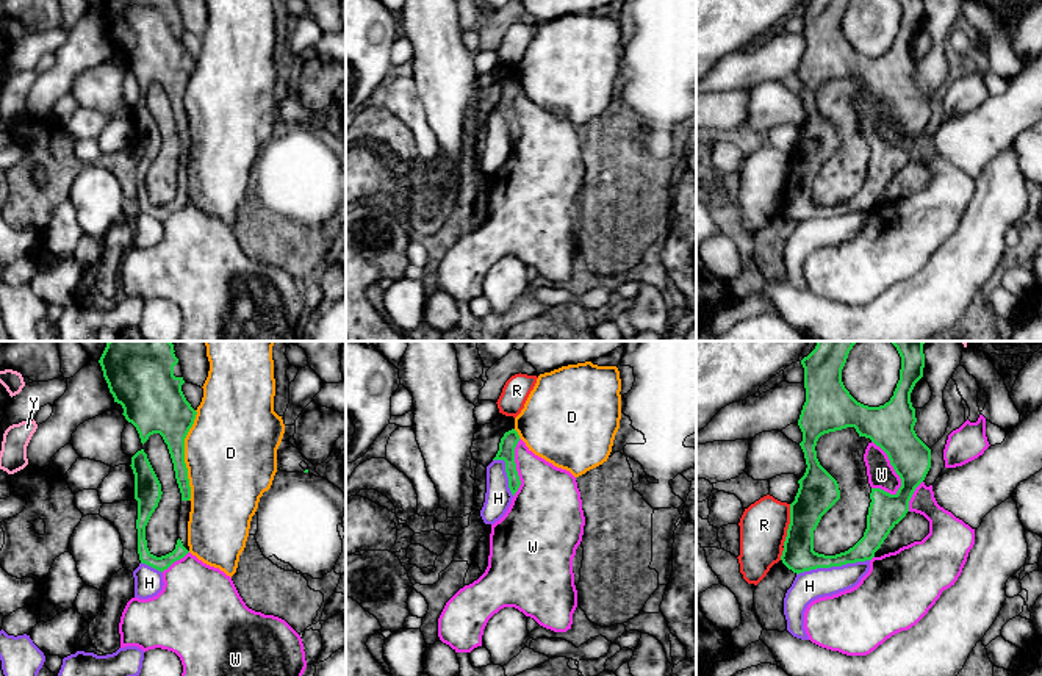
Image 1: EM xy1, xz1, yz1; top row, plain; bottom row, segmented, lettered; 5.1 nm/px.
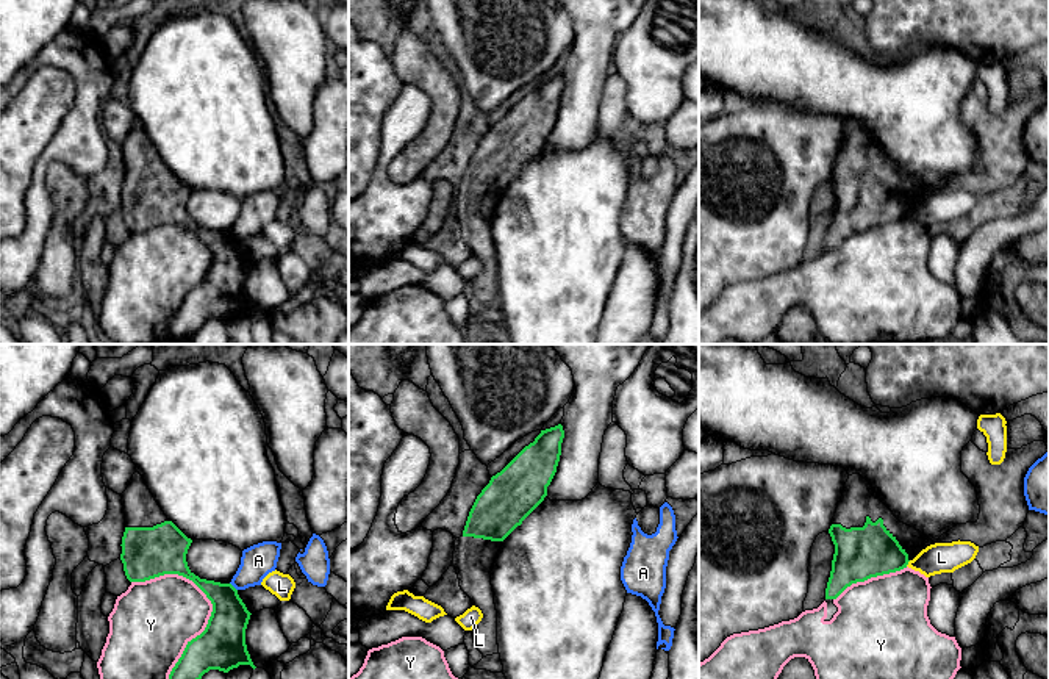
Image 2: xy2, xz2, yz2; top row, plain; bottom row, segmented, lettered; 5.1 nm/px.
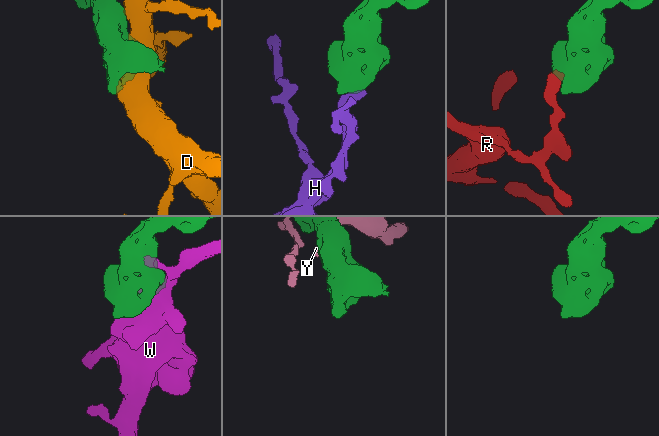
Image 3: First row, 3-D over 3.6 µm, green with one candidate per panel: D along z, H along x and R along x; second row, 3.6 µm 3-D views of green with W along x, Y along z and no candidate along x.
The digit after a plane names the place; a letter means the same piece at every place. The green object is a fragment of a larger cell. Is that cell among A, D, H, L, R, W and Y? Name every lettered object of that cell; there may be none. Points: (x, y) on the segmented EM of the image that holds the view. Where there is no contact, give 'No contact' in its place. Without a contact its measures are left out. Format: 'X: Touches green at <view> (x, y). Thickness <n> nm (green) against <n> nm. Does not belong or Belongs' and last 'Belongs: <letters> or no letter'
A: Touches green at xy2 (233, 587). Thickness 200 nm (green) against 170 nm. Does not belong
D: Touches green at xy1 (183, 456). Thickness 240 nm (green) against 480 nm. Does not belong
H: Touches green at yz1 (833, 565). Thickness 170 nm (green) against 160 nm. Does not belong
L: Touches green at yz2 (907, 564). Thickness 280 nm (green) against 160 nm. Does not belong
R: Touches green at yz1 (789, 524). Thickness 200 nm (green) against 240 nm. Does not belong
W: Touches green at yz1 (894, 468). Thickness 240 nm (green) against 140 nm. Does not belong
Y: Touches green at xy2 (208, 623). Thickness 240 nm (green) against 380 nm. Does not belong
Belongs: no letter

